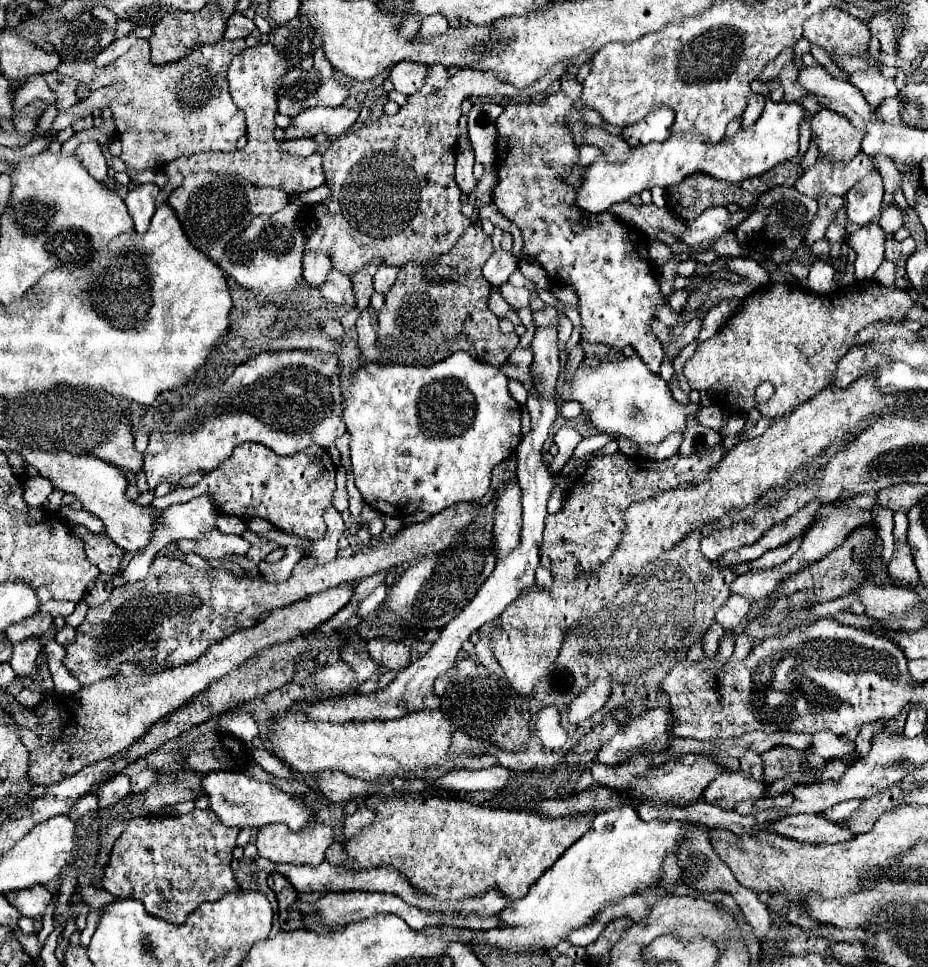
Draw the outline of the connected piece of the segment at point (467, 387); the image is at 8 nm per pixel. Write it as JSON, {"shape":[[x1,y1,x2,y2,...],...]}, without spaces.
{"shape":[[454,352,452,356,432,364,430,368,424,366,406,366,406,364,398,364,398,362,368,362,362,368,358,368,348,384,344,386,342,392,342,408,344,408,344,422,348,426,350,432,350,454,352,454,352,472,354,472,354,480,356,486,362,494,362,498,366,500,366,504,370,504,374,510,388,514,388,516,410,516,412,512,428,512,428,514,438,514,444,508,450,508,454,504,460,502,476,502,480,500,488,490,490,490,490,476,492,470,510,458,510,450,514,454,516,446,522,440,522,432,520,432,520,404,510,396,508,392,508,378,502,376,496,368,492,368,490,364,482,364,478,360,474,360,468,352]]}

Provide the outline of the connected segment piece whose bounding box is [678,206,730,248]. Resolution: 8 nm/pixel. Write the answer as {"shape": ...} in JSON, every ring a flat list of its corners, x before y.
{"shape":[[722,206,708,208,696,220,690,220,686,224,686,230,682,232,682,236,678,236,678,240,694,248,708,242,712,244,720,238,724,230,728,230,728,220,730,220,730,212,726,208]]}

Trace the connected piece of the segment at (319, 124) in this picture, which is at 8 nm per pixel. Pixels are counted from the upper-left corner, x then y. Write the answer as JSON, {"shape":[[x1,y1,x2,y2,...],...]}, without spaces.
{"shape":[[346,106,342,108,310,108,302,114,298,114,292,120,292,126,286,130,288,138,302,136,302,134,328,134,330,138,338,138,344,132,350,130,350,126,358,120,358,112,350,110]]}

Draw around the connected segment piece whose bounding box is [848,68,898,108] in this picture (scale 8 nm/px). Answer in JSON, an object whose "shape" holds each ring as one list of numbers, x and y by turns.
{"shape":[[872,68,850,74,848,82,854,84,866,96,866,102,874,108,878,108,886,98,898,94,894,78,886,78,882,76,880,70,872,70]]}

